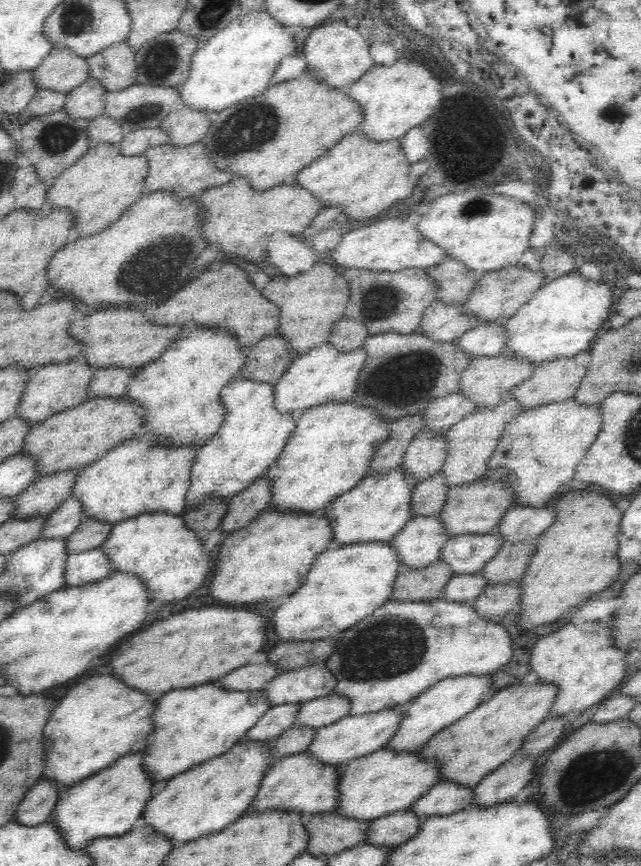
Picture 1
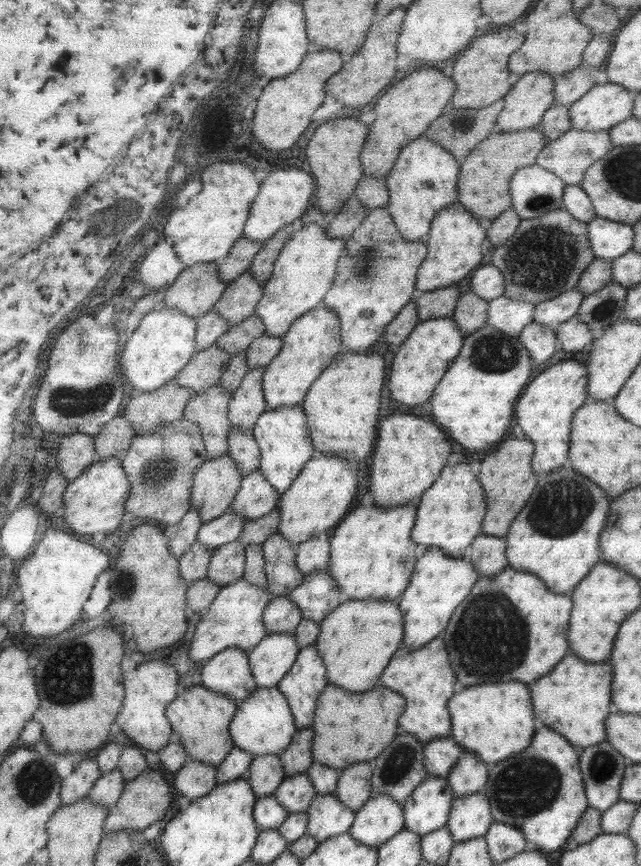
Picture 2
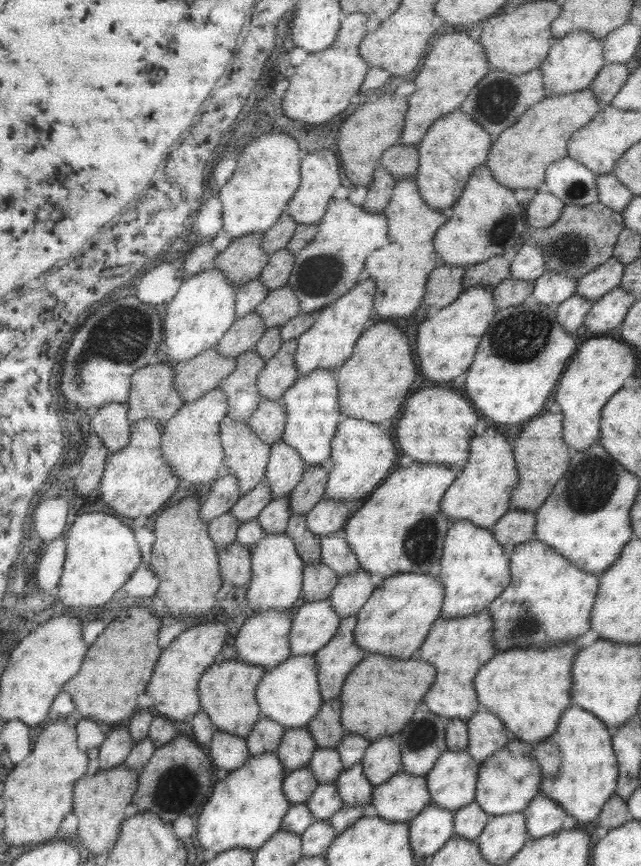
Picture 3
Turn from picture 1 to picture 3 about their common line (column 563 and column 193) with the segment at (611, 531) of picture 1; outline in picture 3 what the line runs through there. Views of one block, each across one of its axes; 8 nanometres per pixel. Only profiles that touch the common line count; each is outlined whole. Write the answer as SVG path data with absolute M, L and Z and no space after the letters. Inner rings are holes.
M190 492L177 504L159 511L153 532L155 540L151 545L148 568L153 576L157 576L159 583L152 604L161 610L160 613L167 613L173 618L199 616L211 608L217 608L217 594L222 584L218 572L217 548L207 536L207 522L199 520L199 501L195 493Z

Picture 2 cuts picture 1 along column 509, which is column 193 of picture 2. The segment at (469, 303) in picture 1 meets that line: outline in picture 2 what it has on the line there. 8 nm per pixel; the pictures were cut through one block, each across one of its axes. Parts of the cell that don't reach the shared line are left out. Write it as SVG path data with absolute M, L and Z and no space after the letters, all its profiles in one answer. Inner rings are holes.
M202 263L185 267L175 280L165 288L163 304L189 318L196 318L212 310L227 283L217 278L214 263Z

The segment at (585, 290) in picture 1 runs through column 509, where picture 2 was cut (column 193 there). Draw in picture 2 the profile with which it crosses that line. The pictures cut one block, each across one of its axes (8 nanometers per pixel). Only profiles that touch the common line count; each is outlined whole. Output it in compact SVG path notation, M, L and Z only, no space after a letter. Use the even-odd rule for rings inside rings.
M162 306L144 314L128 339L122 343L123 348L117 359L119 372L125 384L129 384L134 389L134 393L141 393L151 392L172 380L196 351L193 342L196 328L194 318L189 318L173 308Z

